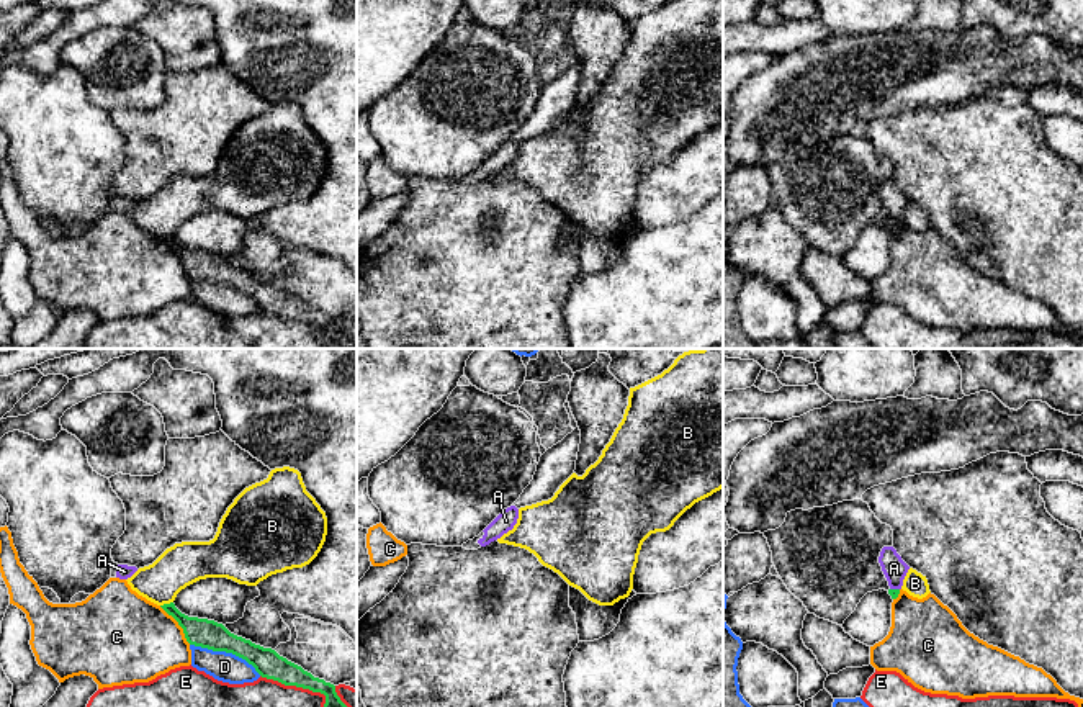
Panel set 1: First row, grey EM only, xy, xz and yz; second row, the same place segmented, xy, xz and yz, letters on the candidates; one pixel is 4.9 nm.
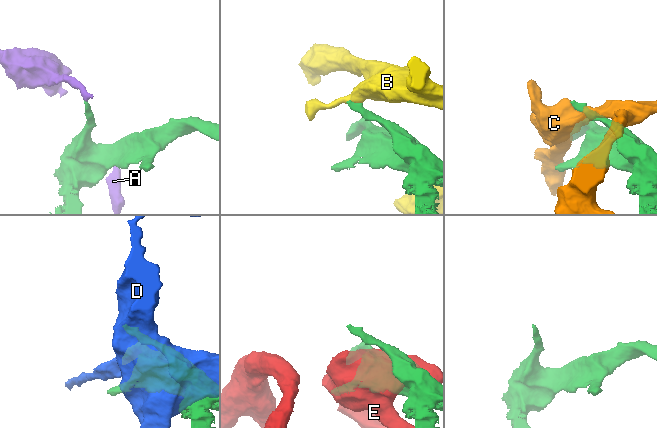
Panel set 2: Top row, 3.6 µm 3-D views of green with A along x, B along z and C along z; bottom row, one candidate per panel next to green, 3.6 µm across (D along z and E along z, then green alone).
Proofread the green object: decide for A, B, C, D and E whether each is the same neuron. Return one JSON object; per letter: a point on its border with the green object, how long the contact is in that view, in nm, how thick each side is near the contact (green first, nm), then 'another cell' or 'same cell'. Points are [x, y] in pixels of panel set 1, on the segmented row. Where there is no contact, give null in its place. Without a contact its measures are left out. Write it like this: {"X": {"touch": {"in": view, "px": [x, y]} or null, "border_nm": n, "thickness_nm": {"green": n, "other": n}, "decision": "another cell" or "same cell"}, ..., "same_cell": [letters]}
{"A": {"touch": {"in": "yz", "px": [895, 589]}, "border_nm": 50, "thickness_nm": {"green": 50, "other": 120}, "decision": "another cell"}, "B": {"touch": {"in": "xy", "px": [166, 604]}, "border_nm": 70, "thickness_nm": {"green": 140, "other": 200}, "decision": "another cell"}, "C": {"touch": {"in": "xy", "px": [179, 624]}, "border_nm": 240, "thickness_nm": {"green": 140, "other": 420}, "decision": "another cell"}, "D": {"touch": {"in": "xy", "px": [226, 652]}, "border_nm": 380, "thickness_nm": {"green": 140, "other": 140}, "decision": "another cell"}, "E": {"touch": {"in": "xy", "px": [296, 686]}, "border_nm": 360, "thickness_nm": {"green": 140, "other": 140}, "decision": "another cell"}, "same_cell": []}

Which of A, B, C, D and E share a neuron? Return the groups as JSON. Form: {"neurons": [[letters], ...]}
{"neurons": [["A"], ["B"], ["C"], ["D"], ["E"]]}

